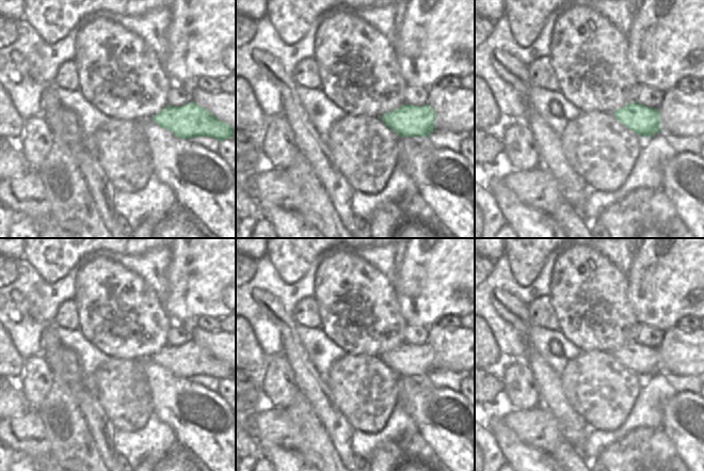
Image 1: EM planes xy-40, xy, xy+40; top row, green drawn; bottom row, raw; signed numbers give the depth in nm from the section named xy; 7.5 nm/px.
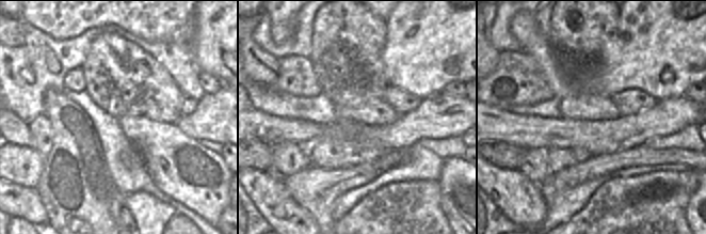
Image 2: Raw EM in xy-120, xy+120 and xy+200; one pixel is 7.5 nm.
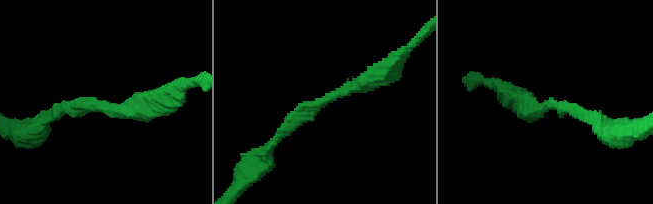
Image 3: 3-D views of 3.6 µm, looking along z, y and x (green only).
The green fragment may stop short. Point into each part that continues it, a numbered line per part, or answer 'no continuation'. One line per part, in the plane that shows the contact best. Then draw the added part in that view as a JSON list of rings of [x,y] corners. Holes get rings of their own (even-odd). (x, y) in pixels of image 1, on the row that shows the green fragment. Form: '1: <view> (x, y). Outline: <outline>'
no continuation

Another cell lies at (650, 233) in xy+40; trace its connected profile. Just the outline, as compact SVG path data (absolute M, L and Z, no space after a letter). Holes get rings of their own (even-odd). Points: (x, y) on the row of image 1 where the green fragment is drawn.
M647 229L640 233L637 238L668 238L656 229Z

